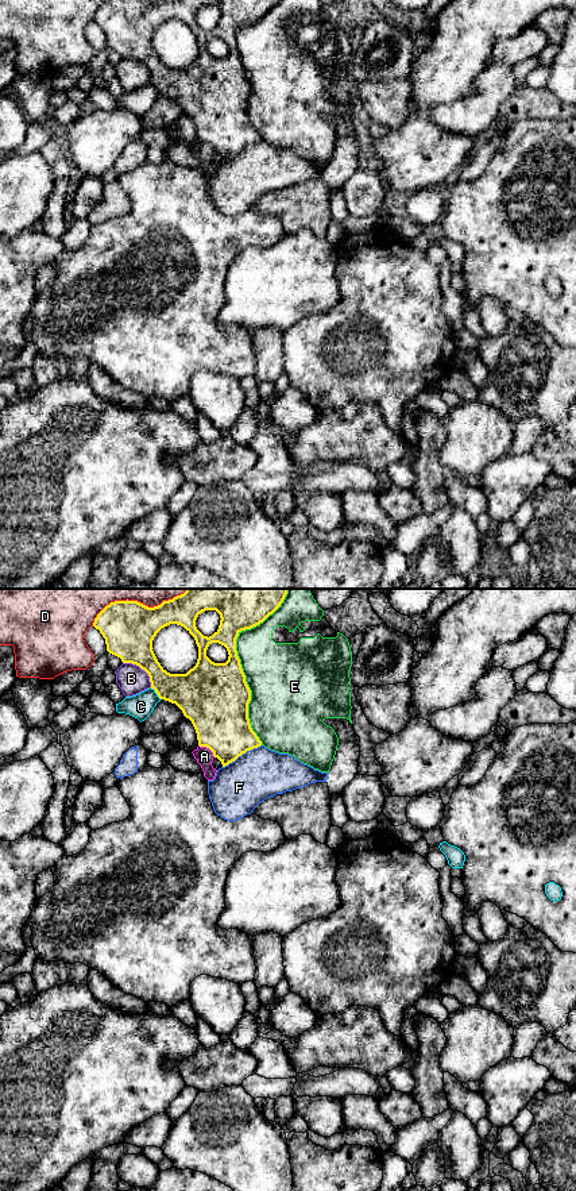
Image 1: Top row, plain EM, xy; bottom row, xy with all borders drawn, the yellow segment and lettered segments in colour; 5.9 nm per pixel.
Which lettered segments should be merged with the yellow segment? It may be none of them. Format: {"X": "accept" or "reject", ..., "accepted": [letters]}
{"A": "reject", "B": "reject", "C": "reject", "D": "reject", "E": "reject", "F": "reject", "accepted": []}

